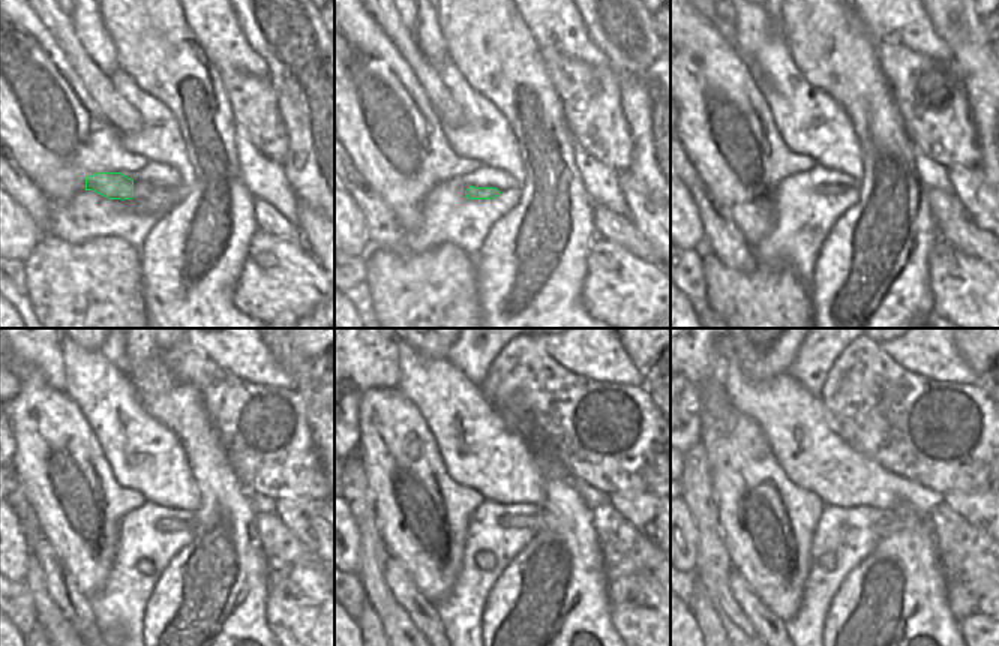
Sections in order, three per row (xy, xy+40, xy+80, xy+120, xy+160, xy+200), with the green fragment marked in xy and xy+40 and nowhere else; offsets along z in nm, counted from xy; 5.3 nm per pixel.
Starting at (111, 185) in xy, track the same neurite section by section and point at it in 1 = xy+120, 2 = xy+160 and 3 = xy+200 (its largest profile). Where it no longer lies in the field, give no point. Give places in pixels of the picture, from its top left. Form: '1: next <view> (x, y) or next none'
1: next xy+120 (164, 525)
2: next xy+160 (534, 523)
3: next xy+200 (888, 525)

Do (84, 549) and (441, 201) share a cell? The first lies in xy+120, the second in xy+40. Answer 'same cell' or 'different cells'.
different cells

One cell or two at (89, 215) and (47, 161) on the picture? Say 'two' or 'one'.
two

